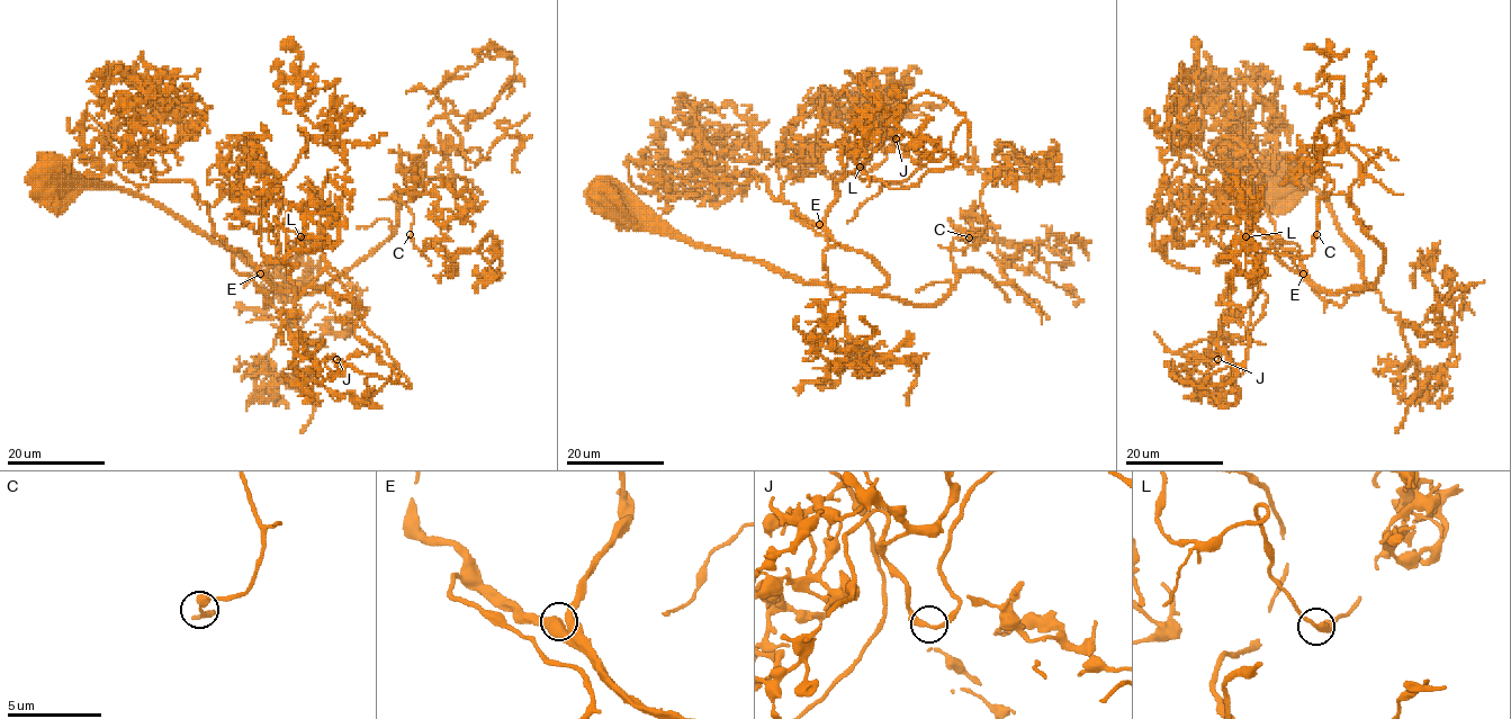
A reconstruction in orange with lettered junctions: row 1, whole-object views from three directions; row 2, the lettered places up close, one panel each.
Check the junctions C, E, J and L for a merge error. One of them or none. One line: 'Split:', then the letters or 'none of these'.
Split: none of these

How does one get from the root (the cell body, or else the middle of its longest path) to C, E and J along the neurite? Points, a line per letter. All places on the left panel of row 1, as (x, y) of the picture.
C: (46, 179), (146, 196), (286, 286), (331, 284), (371, 255), (397, 224), (392, 194), (411, 234)
E: (46, 179), (90, 178), (124, 187), (236, 248), (278, 284), (330, 288), (279, 291), (260, 273)
J: (46, 179), (330, 288), (279, 291), (278, 249), (410, 388), (336, 358)

